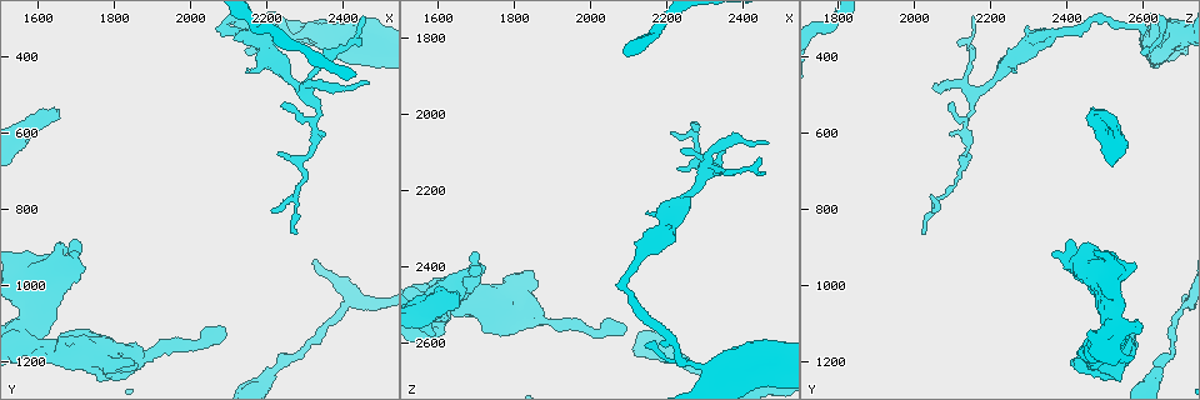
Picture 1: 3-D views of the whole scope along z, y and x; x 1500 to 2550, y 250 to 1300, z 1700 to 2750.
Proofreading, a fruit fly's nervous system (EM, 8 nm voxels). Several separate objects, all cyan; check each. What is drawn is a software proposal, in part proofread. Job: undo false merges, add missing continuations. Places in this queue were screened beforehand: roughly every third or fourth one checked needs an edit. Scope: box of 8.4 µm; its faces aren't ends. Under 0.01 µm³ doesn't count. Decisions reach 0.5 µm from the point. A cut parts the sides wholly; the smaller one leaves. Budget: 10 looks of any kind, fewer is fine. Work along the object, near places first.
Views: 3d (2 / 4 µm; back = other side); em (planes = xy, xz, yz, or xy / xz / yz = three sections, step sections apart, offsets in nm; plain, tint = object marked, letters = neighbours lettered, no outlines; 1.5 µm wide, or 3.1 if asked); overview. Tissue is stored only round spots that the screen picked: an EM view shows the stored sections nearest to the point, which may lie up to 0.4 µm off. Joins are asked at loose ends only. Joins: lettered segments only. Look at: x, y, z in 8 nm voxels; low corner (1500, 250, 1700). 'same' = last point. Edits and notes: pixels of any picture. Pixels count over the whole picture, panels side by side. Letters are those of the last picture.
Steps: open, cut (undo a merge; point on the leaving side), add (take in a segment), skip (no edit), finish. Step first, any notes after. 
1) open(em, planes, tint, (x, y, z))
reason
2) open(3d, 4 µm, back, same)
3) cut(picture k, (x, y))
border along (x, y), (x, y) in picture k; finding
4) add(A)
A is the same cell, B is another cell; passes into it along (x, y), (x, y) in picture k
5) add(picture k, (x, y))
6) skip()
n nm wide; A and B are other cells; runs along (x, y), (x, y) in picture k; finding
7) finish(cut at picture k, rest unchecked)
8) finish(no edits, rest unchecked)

open(3d, 4 µm, back, (1650, 890, 2435))
stops while still wide

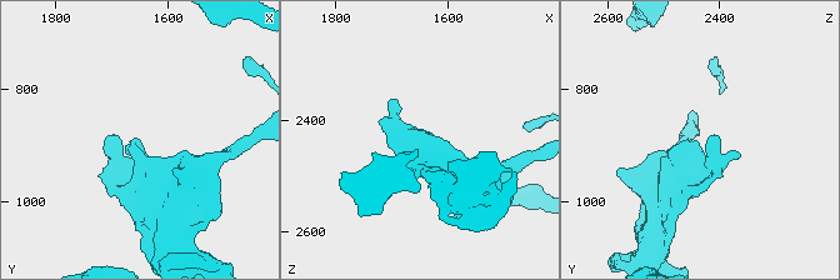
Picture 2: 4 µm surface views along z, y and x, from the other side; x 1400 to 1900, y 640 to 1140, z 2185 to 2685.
open(em, xz, step 4, tint, (1655, 890, 2435))

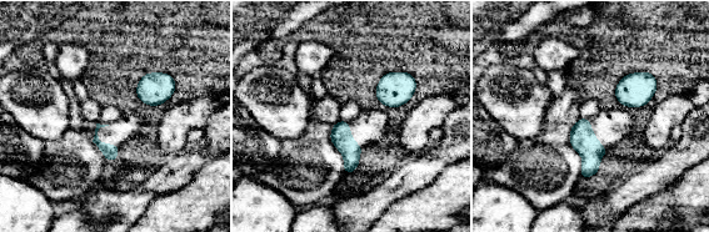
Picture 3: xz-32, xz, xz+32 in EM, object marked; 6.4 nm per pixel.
open(em, planes, letters, same)
cut it another way

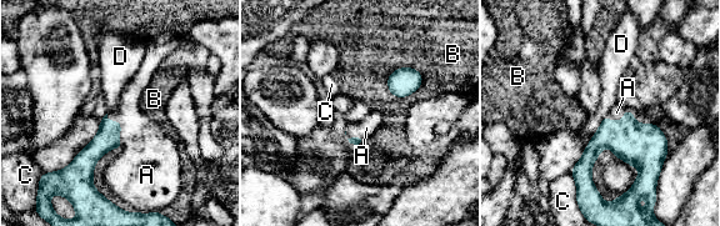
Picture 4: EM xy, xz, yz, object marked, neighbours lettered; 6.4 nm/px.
add(picture 4, (149, 154))
A is the same cell, B, C and D are other cells; passes into it along (108, 137), (120, 127), (149, 154) in picture 4; the neuron continues

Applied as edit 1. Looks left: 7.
open(overview)
redraw

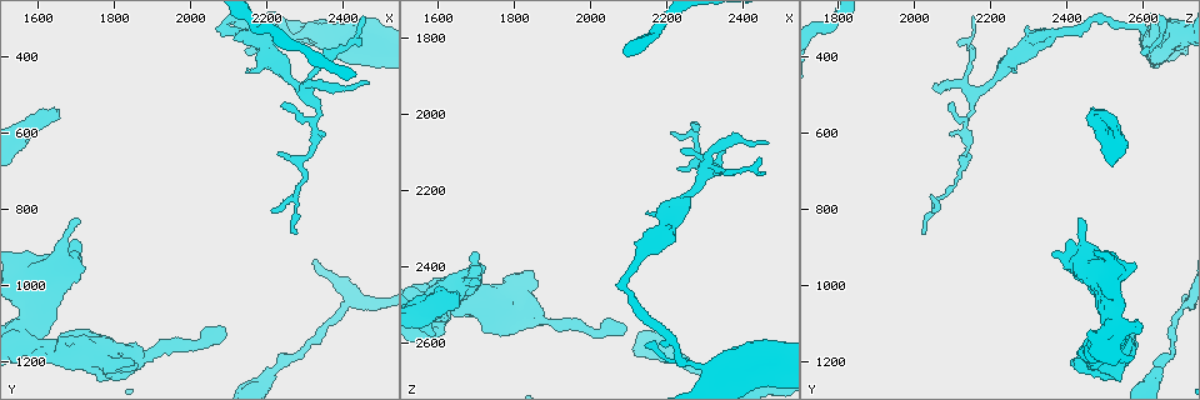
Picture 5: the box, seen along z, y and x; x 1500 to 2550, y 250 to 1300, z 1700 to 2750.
open(3d, 4 µm, (1650, 540, 2475))
end of a long branch

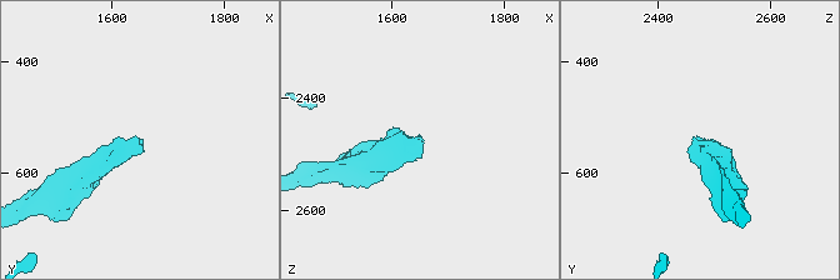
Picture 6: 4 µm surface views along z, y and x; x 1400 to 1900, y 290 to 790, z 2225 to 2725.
open(em, planes, tint, (1645, 535, 2470))

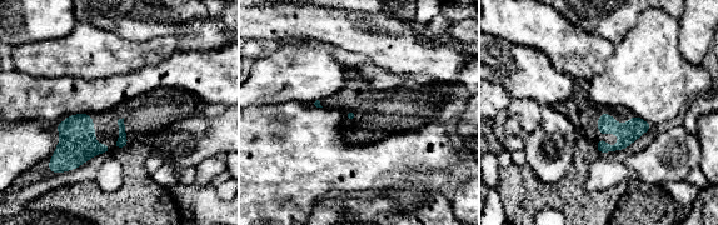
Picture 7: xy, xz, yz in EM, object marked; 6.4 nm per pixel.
open(em, planes, letters, same)
what lies round it

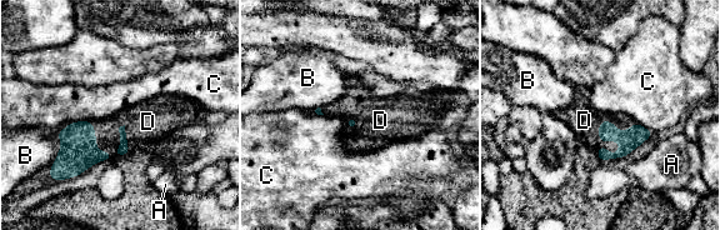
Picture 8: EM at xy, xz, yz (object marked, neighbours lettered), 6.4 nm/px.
add(picture 8, (584, 120))
D touches over 320 nm; D is the same cell, A, B and C are other cells; the neuron continues

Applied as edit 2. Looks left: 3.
open(overview)
redraw

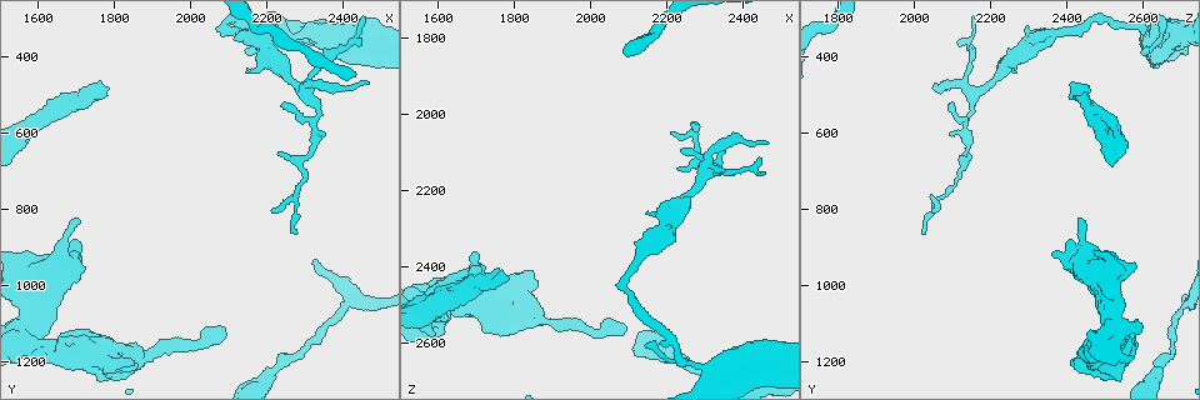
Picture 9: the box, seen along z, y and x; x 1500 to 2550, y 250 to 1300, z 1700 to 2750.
open(3d, 4 µm, (2465, 455, 2080))
branch stops here

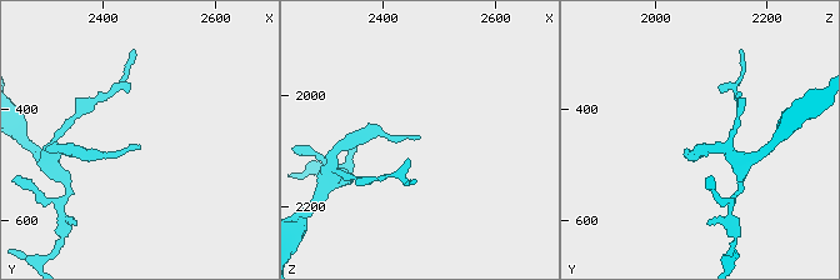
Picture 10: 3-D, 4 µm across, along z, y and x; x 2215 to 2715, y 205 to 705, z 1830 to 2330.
open(em, planes, letters, (2460, 465, 2075))

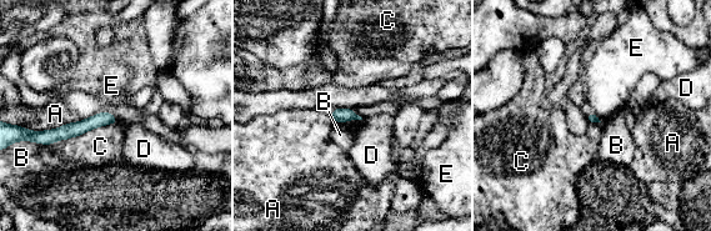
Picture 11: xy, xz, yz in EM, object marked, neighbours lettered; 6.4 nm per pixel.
skip()
A, B, C, D and E are other cells; runs along (111, 119), (59, 134), (40, 134) in picture 11; none of them fits

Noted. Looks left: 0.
finish(add at picture 4, add at picture 8, rest unchecked)

